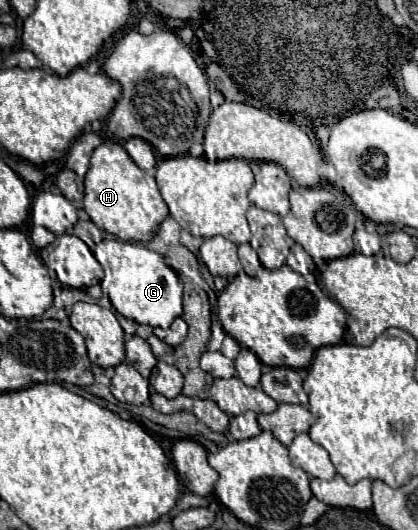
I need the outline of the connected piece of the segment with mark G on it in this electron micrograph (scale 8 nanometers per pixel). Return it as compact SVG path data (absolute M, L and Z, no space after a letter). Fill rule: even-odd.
M104 239L93 252L104 277L100 281L102 293L111 299L111 305L135 323L167 329L177 317L183 315L183 285L177 273L165 265L163 257L145 245L127 243L119 239Z

